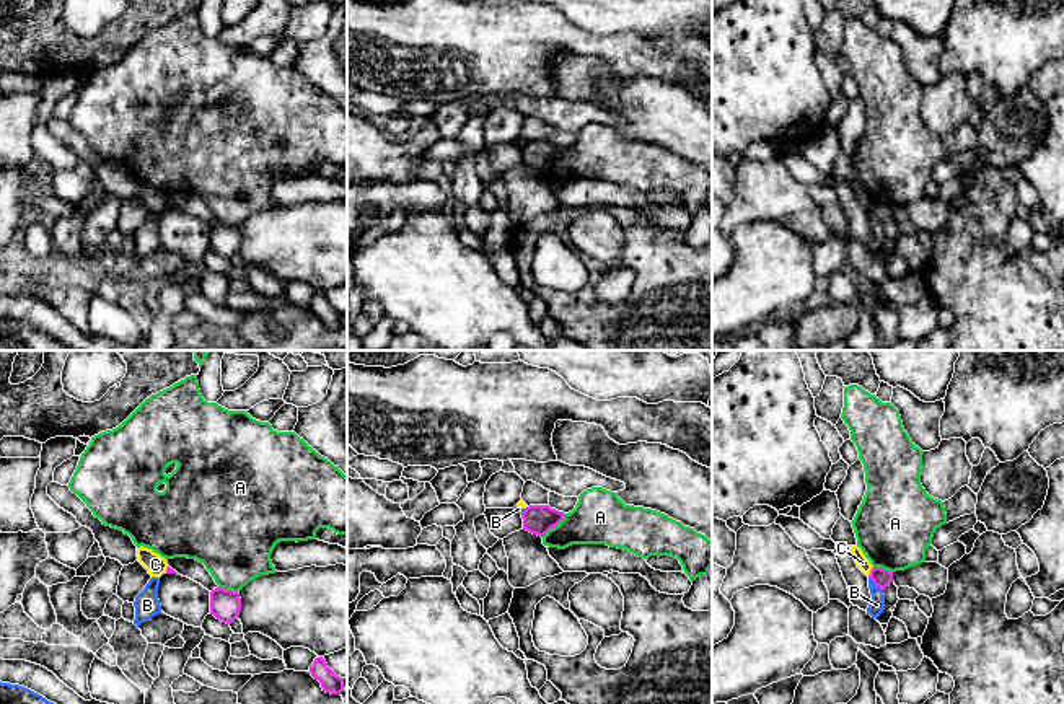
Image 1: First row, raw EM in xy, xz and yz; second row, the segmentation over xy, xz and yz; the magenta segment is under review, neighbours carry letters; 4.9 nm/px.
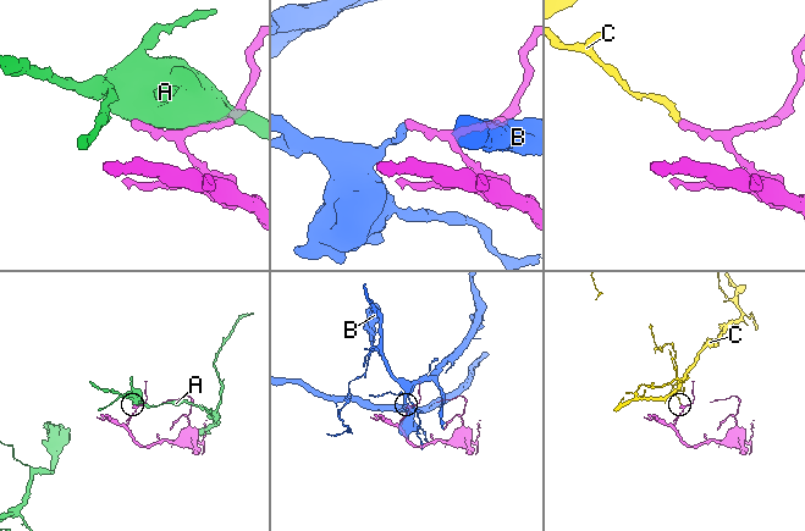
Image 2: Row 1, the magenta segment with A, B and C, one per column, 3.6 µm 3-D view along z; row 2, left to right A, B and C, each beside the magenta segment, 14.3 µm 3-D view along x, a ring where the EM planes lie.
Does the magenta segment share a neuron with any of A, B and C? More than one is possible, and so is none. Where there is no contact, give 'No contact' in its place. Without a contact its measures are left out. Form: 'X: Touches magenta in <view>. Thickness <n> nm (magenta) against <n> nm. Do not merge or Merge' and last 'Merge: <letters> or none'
A: Touches magenta in xz. Thickness 140 nm (magenta) against 280 nm. Do not merge
B: Touches magenta in yz. Thickness 90 nm (magenta) against 80 nm. Do not merge
C: Touches magenta in yz. Thickness 90 nm (magenta) against 70 nm. Do not merge
Merge: none

